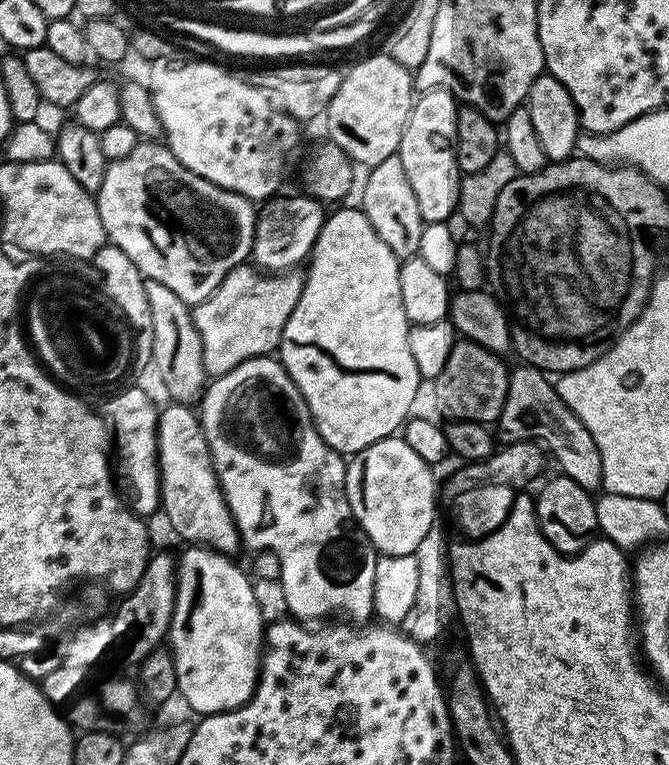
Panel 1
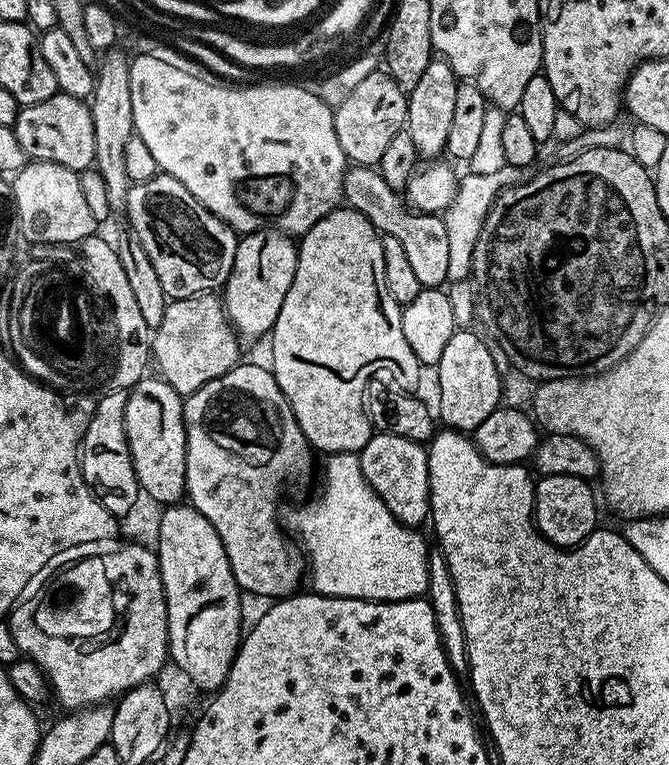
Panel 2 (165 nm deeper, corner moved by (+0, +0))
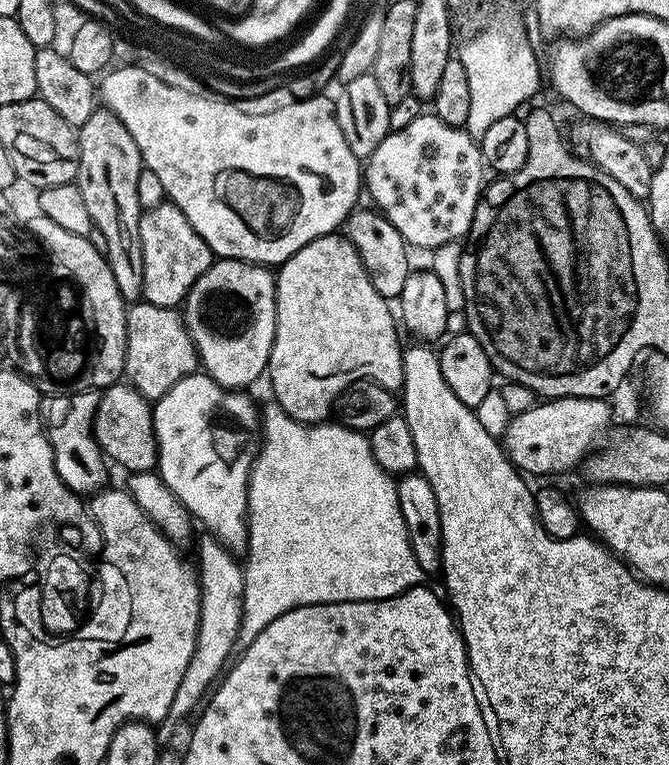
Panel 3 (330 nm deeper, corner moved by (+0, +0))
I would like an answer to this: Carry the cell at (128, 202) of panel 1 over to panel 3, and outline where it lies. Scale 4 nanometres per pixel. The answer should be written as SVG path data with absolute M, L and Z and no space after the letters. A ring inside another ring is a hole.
M171 202L141 211L140 245L144 255L143 299L154 306L176 308L183 305L188 291L214 263L214 253L208 243L190 226L186 214Z

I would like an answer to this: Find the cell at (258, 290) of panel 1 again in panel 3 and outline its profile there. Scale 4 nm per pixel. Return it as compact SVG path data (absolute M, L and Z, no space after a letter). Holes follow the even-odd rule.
M136 302L128 308L128 363L126 376L149 401L167 394L182 378L198 368L198 349L188 332L185 317L176 308L163 308L147 302Z

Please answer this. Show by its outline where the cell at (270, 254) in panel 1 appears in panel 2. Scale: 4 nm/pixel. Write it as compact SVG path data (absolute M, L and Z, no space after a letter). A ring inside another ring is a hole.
M265 226L258 232L249 232L237 239L234 266L228 281L222 286L224 313L241 338L267 337L271 333L278 310L282 310L282 302L286 302L286 290L290 290L290 282L294 282L297 241L287 231L275 232L271 227Z

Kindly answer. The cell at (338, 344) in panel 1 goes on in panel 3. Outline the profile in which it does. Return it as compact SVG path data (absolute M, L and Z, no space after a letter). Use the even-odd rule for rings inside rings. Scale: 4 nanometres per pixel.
M333 234L331 236L323 236L322 238L314 238L314 242L310 242L306 246L302 246L302 250L298 250L298 254L294 254L286 261L285 264L279 265L276 277L276 333L274 334L274 342L270 350L270 358L266 369L267 379L272 379L272 392L275 403L280 405L287 416L294 418L303 424L319 424L327 421L328 416L332 412L332 407L337 407L338 401L348 391L351 384L355 384L358 380L374 380L378 384L385 386L400 386L404 382L404 354L402 351L402 343L396 337L396 324L398 328L398 320L390 309L389 301L384 299L382 294L378 294L378 290L374 290L374 282L370 278L370 274L366 270L366 266L362 262L362 258L358 254L358 250L353 246L352 241L344 234Z

